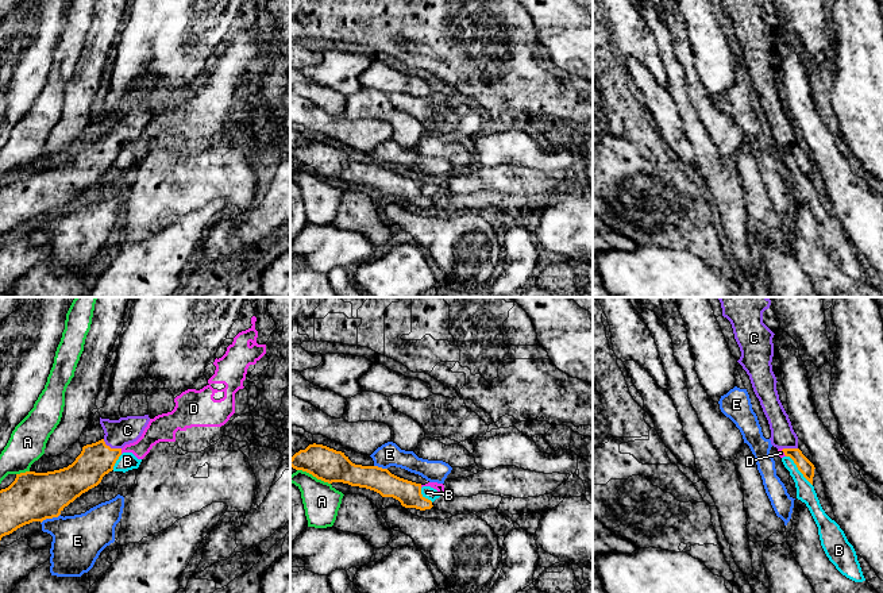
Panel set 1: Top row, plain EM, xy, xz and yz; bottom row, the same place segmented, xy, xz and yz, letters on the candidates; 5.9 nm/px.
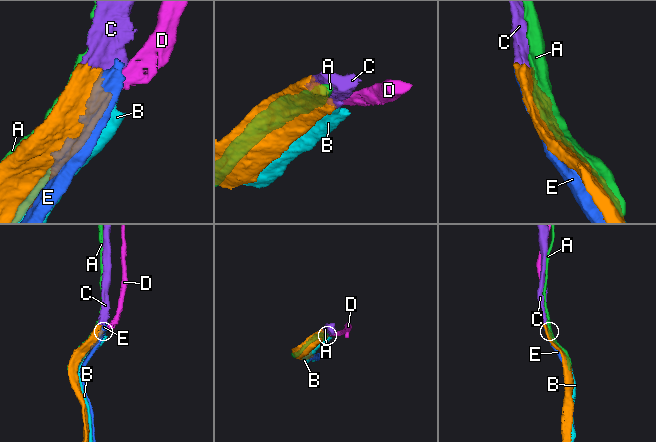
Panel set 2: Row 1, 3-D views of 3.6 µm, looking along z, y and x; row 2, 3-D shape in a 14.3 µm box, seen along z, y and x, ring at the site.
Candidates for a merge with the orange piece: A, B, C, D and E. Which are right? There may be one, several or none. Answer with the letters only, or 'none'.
C

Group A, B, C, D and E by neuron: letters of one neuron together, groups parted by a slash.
A / B D / C / E

